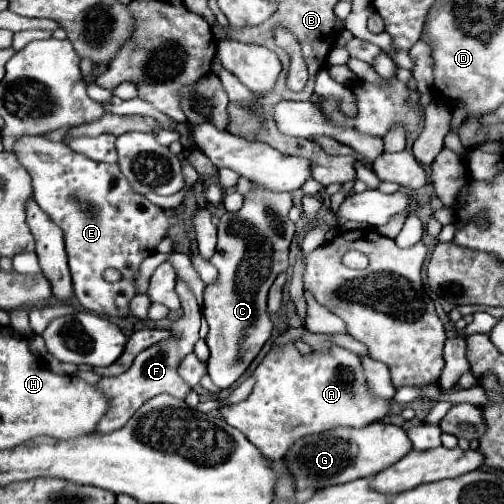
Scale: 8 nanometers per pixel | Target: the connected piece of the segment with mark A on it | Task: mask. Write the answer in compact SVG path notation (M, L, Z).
M289 343L283 350L271 350L253 376L257 382L249 398L223 408L221 414L227 424L241 430L269 460L285 456L291 444L305 434L323 432L335 426L361 428L385 418L389 412L387 400L373 398L367 392L359 356L341 346L302 354L294 343Z

